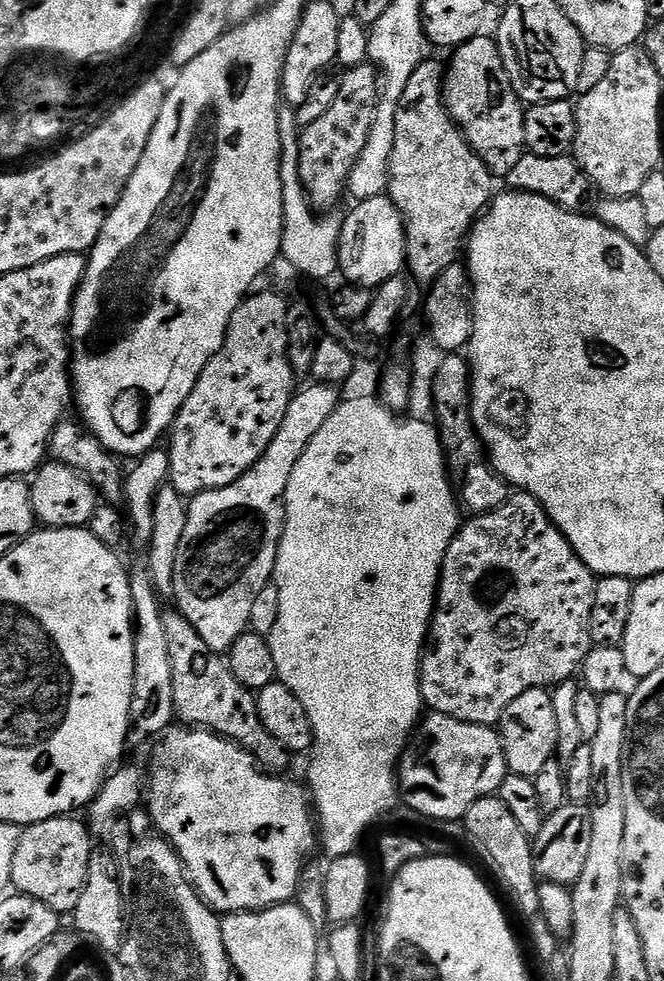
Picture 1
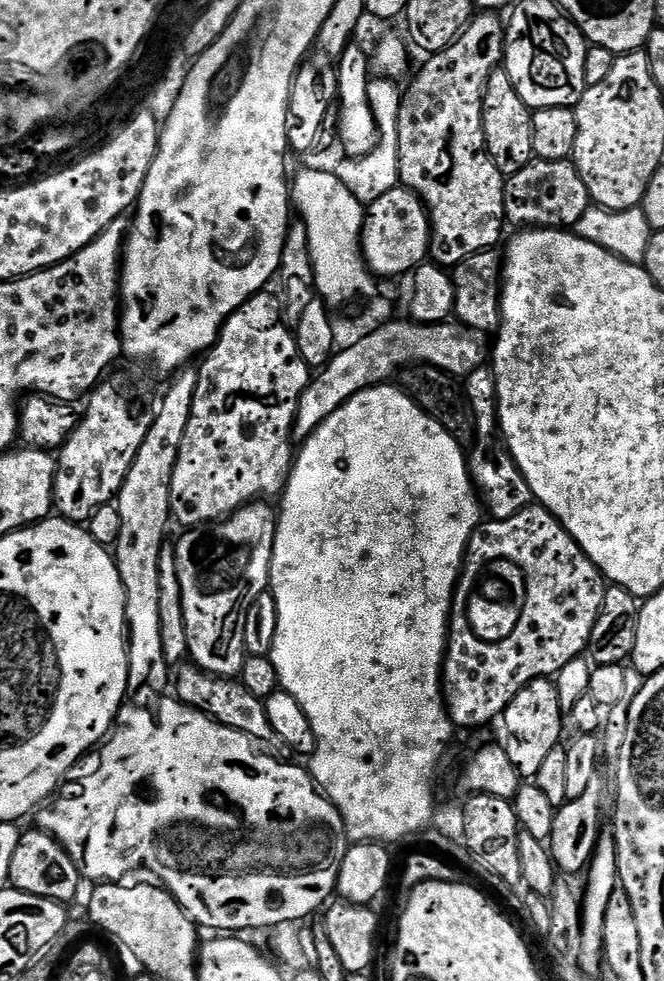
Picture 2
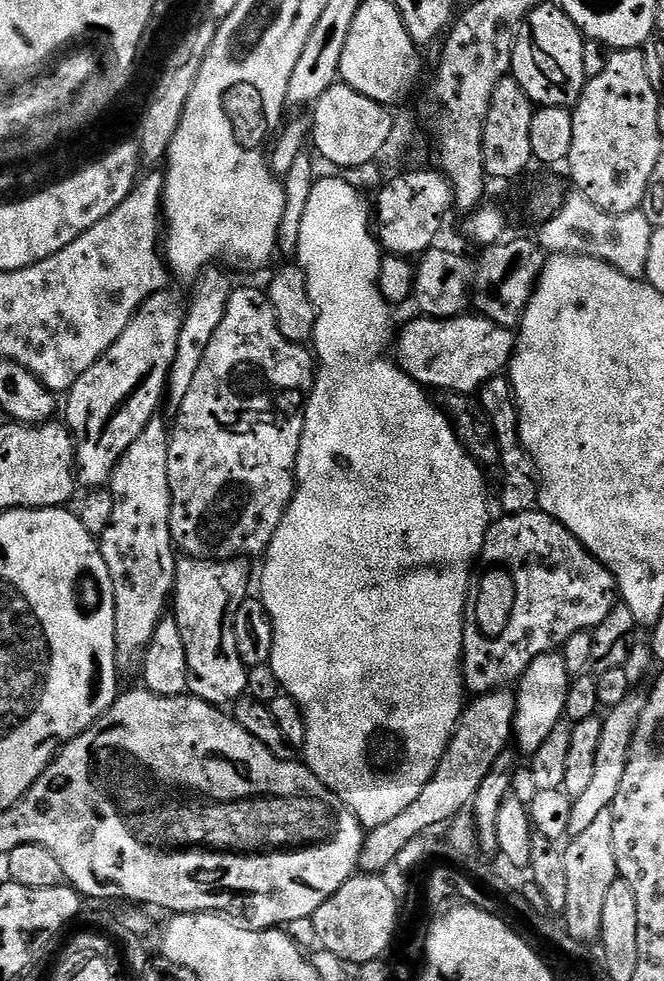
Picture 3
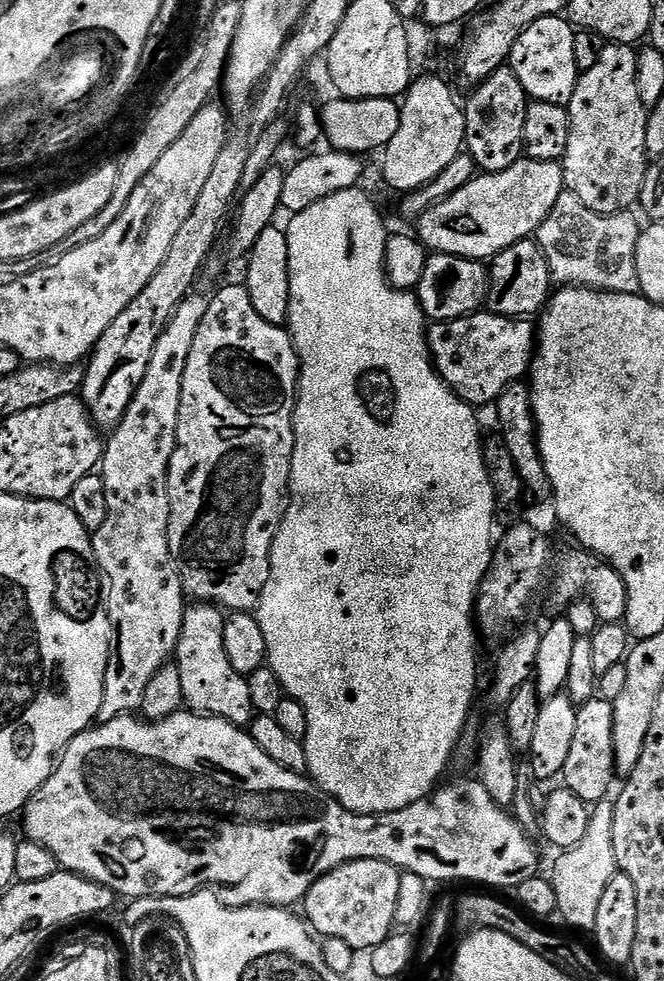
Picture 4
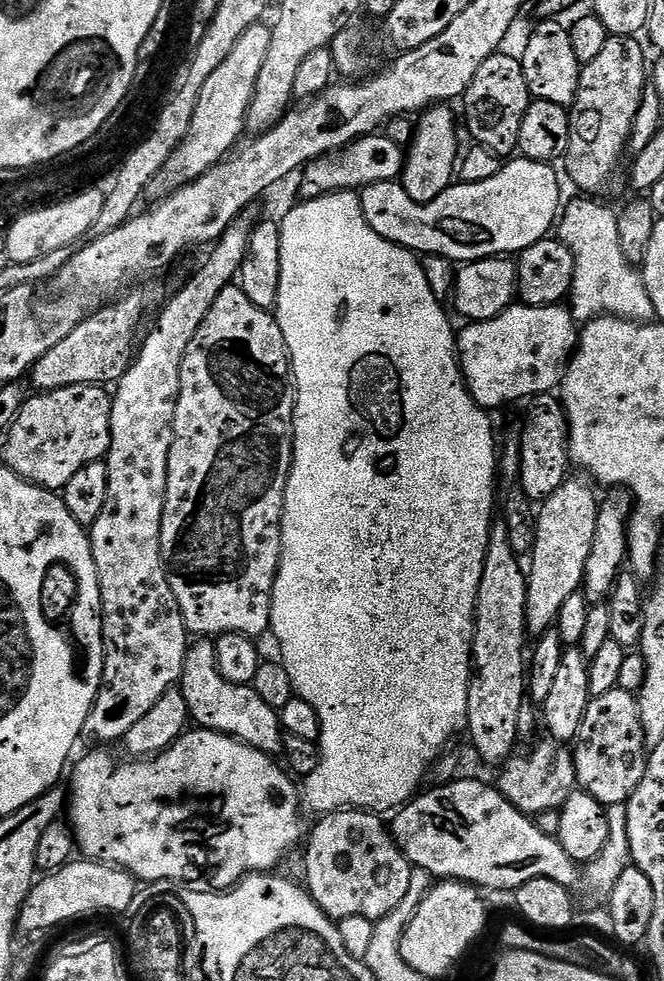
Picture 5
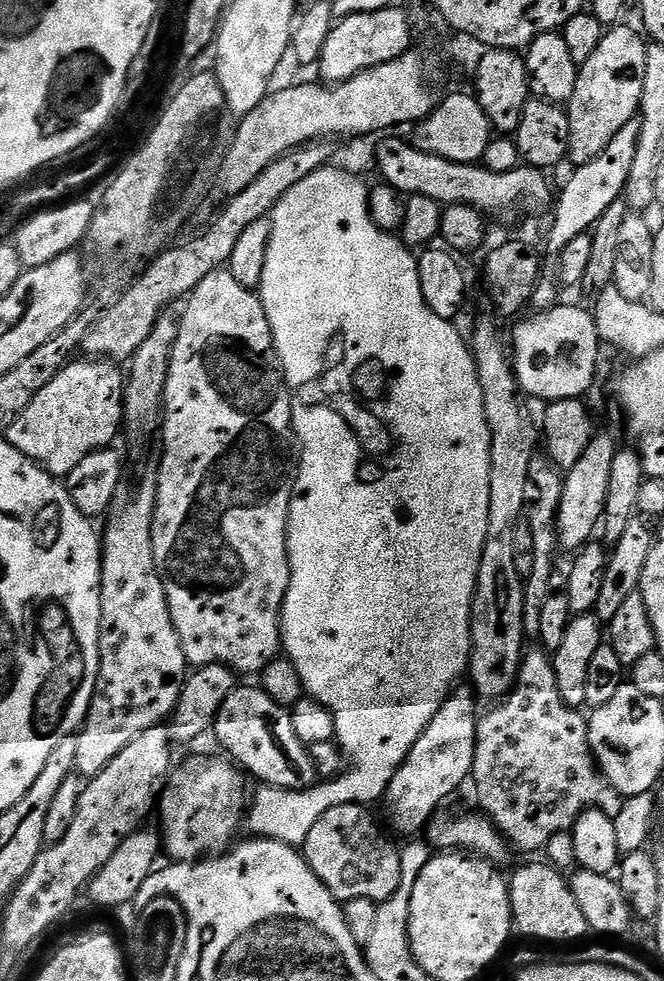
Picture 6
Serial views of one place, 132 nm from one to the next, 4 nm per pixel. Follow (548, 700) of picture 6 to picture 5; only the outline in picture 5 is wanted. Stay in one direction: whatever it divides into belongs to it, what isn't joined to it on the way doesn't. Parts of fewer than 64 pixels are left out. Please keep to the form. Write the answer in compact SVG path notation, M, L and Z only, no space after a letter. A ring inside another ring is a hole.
M544 738L541 744L534 745L529 752L520 750L509 756L499 772L500 793L519 812L533 818L540 817L543 812L557 811L564 805L566 798L570 798L570 794L578 788L571 747L567 743L557 743L551 738Z

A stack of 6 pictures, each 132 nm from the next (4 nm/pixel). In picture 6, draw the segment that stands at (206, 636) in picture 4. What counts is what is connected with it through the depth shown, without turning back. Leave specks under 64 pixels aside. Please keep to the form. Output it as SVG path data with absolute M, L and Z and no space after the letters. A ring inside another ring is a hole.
M237 690L222 702L214 725L217 742L245 773L253 772L261 780L261 785L287 788L289 792L301 792L303 788L312 787L318 780L316 767L309 745L298 742L298 734L294 734L291 711L278 706L278 702L263 690L255 691Z

